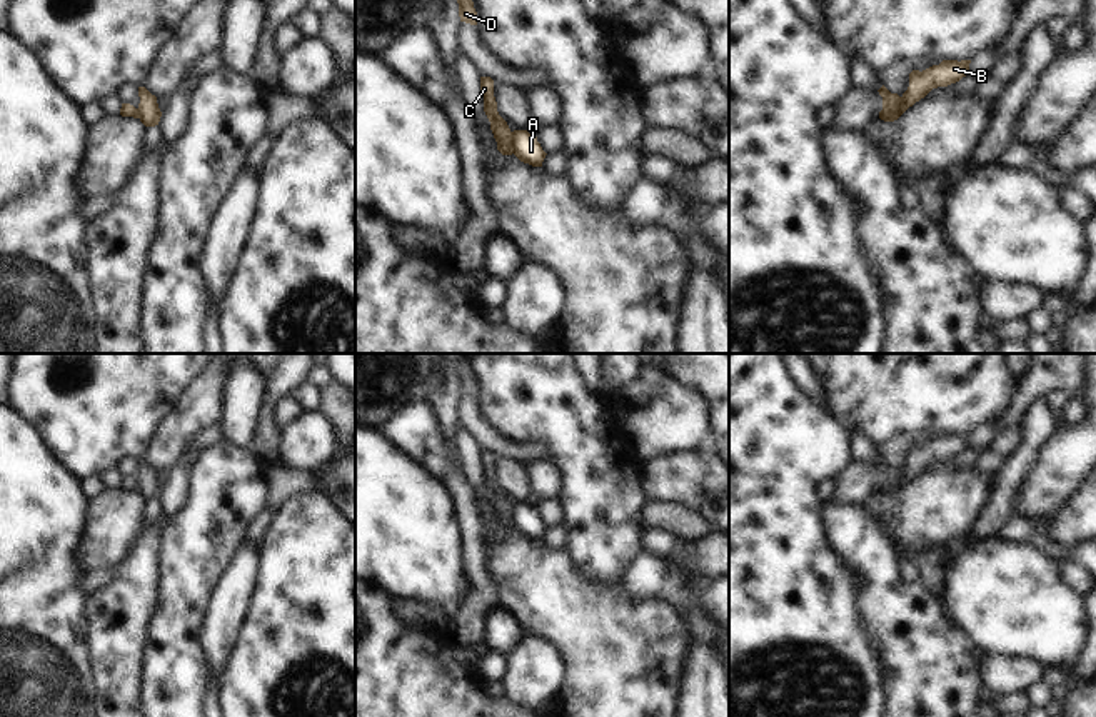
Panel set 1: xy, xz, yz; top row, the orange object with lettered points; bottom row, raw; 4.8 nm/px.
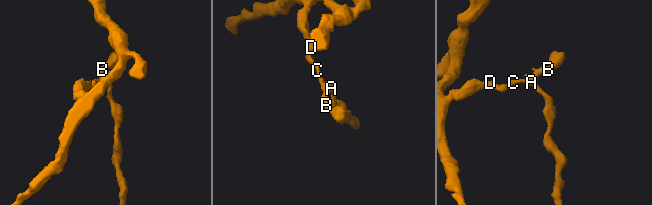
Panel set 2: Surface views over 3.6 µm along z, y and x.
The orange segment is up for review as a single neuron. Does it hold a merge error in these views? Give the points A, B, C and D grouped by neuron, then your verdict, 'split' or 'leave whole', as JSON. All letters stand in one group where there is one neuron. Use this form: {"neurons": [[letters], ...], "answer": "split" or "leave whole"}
{"neurons": [["A"], ["B", "C", "D"]], "answer": "split"}

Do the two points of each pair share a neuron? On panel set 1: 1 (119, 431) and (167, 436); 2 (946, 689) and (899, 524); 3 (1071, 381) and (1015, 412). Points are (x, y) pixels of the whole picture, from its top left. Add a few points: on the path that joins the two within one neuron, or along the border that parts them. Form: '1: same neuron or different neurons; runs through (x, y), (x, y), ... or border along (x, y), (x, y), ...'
1: different neurons; border along (175, 402), (144, 454)
2: different neurons; border along (873, 514), (899, 556)
3: same neuron; runs through (1056, 381), (1043, 381), (1026, 397)

